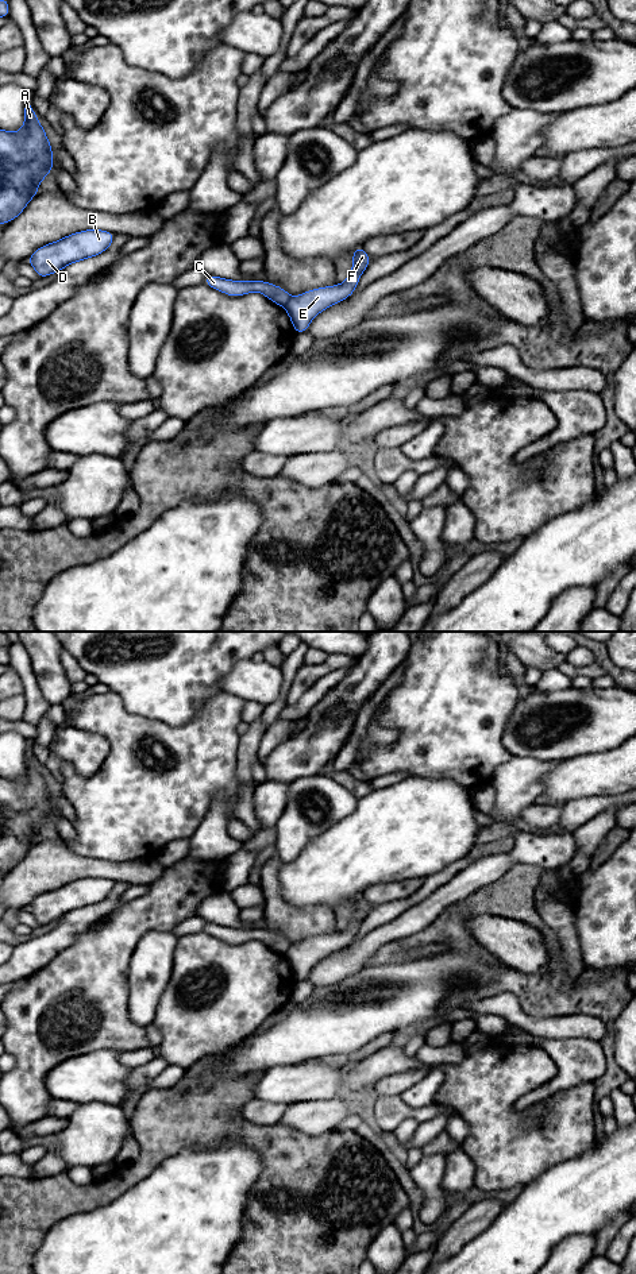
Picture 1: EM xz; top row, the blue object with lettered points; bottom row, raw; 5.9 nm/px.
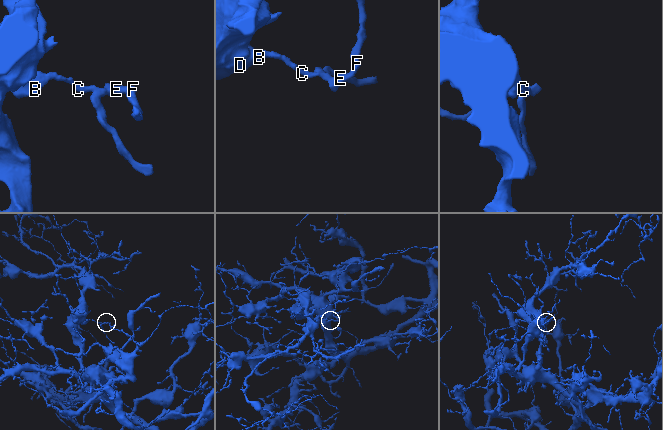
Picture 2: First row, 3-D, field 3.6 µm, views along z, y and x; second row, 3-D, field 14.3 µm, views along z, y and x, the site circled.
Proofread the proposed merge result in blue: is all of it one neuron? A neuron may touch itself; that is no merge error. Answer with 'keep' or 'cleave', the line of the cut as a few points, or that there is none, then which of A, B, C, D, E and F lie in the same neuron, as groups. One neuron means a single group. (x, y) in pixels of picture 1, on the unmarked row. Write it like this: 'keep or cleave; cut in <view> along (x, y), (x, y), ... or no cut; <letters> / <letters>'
cleave; cut in xz along (292, 945), (282, 953); A B C D / E F

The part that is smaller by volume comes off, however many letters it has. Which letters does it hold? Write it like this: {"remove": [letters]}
{"remove": ["E", "F"]}

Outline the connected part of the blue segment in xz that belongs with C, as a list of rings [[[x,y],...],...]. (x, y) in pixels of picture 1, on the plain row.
[[[207,922],[204,927],[204,933],[216,937],[224,942],[228,942],[231,945],[240,945],[251,939],[262,941],[271,950],[281,954],[286,953],[292,946],[285,937],[266,929],[255,929],[255,927],[231,929],[227,926],[220,926],[216,923]]]

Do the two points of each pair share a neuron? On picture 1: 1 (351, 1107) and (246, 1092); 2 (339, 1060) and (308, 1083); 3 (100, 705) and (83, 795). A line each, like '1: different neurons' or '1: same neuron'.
1: different neurons
2: different neurons
3: same neuron

